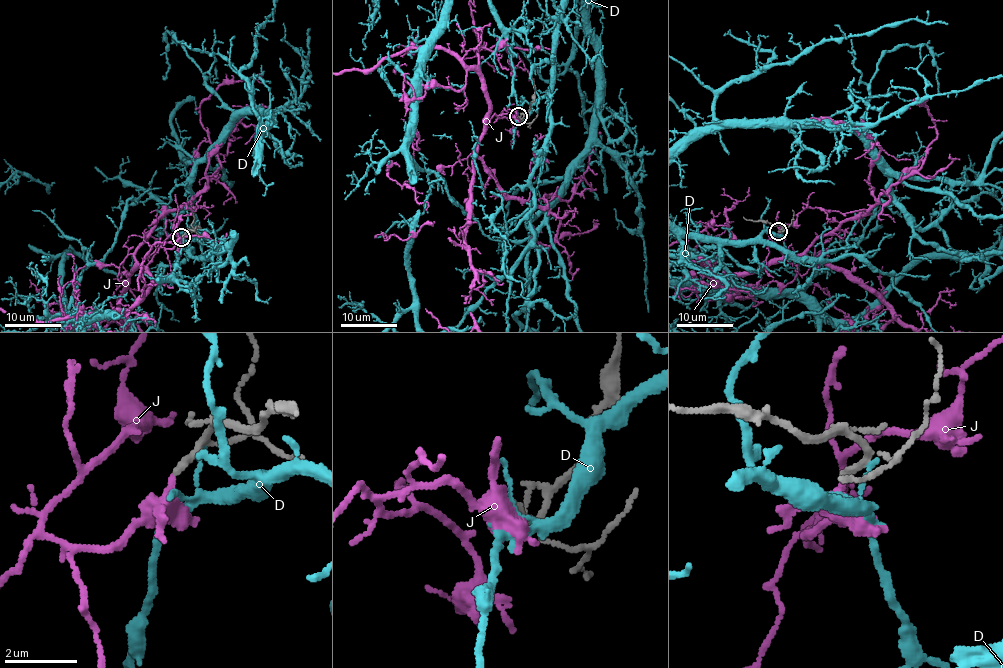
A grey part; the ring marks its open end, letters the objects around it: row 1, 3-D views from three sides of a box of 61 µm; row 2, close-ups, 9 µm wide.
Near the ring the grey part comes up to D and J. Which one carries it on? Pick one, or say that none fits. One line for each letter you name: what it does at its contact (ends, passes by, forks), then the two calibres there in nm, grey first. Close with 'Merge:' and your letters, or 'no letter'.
Merge: no letter

